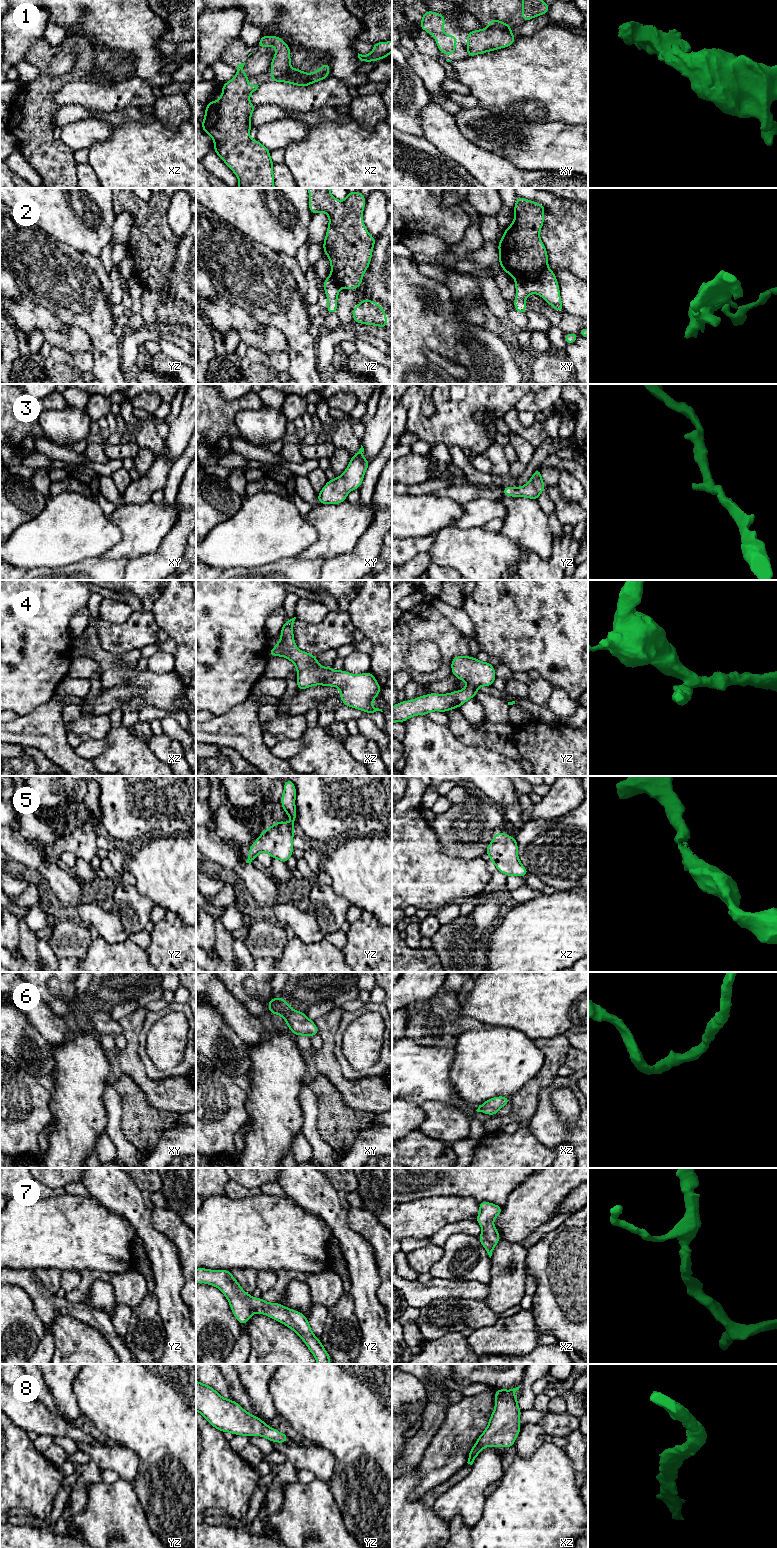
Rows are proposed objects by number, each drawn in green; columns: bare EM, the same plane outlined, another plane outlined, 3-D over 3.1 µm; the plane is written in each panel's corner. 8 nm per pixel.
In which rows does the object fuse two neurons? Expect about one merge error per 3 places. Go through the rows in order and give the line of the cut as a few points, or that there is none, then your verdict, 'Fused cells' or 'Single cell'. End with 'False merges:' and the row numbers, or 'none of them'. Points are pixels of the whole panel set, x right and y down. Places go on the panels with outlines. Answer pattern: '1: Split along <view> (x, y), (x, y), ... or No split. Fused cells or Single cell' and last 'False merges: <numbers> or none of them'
1: Split along xy (488, 27), (503, 28), (510, 32). Fused cells
2: Split along xy (547, 266), (535, 280), (515, 279). Fused cells
3: No split. Single cell
4: No split. Single cell
5: No split. Single cell
6: No split. Single cell
7: No split. Single cell
8: No split. Single cell
False merges: 1, 2

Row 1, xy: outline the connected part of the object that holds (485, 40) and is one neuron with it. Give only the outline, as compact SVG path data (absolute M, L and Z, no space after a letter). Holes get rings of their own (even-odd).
M484 28L467 34L467 57L511 46L515 36L508 30Z

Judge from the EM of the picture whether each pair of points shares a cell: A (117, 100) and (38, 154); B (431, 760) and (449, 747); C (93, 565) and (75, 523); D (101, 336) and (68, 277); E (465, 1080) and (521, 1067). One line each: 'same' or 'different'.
A: different
B: same
C: different
D: same
E: same

